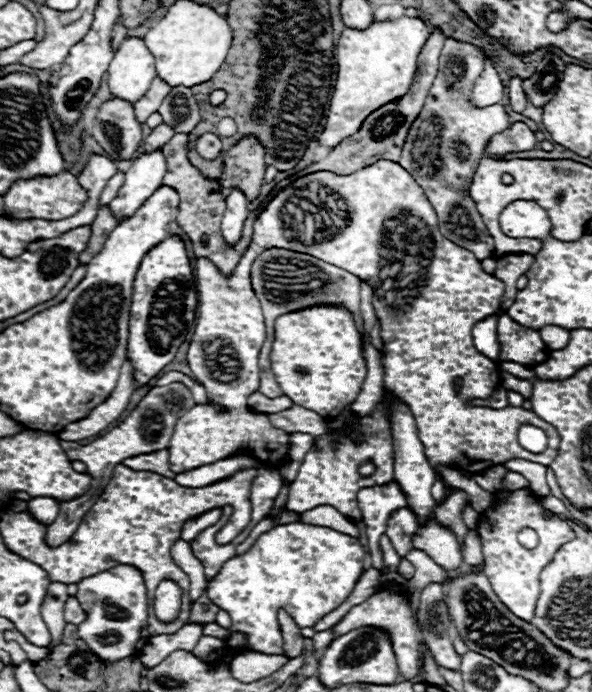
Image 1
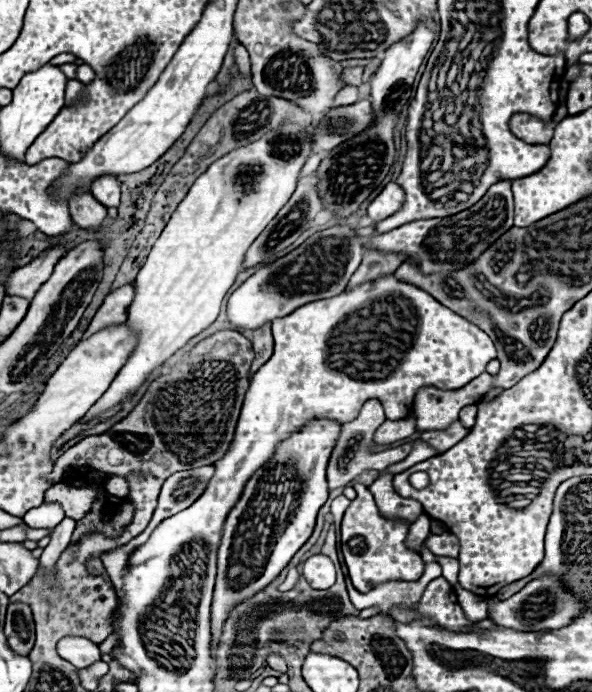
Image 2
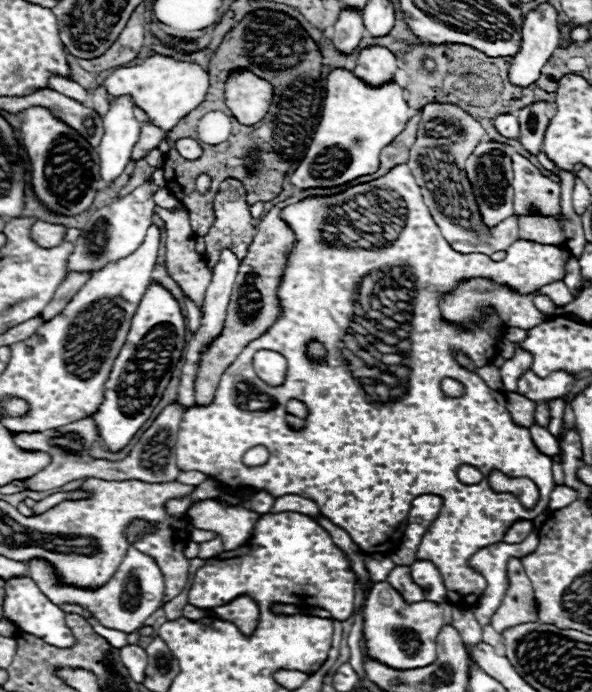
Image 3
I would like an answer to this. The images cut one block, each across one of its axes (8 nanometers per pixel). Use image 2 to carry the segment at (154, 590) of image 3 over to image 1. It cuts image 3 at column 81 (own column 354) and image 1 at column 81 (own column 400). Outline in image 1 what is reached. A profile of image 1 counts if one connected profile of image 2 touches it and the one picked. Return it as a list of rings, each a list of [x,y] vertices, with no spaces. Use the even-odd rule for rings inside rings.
[[[116,566],[108,572],[90,576],[78,584],[76,598],[86,612],[86,620],[80,624],[80,638],[100,660],[122,660],[142,650],[150,638],[146,630],[148,598],[140,570],[132,566]]]

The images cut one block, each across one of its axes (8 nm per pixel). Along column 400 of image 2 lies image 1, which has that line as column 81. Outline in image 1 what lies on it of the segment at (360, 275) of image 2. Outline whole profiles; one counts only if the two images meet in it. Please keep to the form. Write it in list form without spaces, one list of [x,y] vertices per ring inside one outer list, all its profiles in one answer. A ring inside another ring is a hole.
[[[102,206],[98,210],[98,216],[92,222],[92,238],[90,238],[84,254],[80,254],[80,264],[88,264],[102,250],[108,234],[116,228],[116,224],[118,222],[116,222],[114,214],[110,212],[110,208],[108,206]]]

